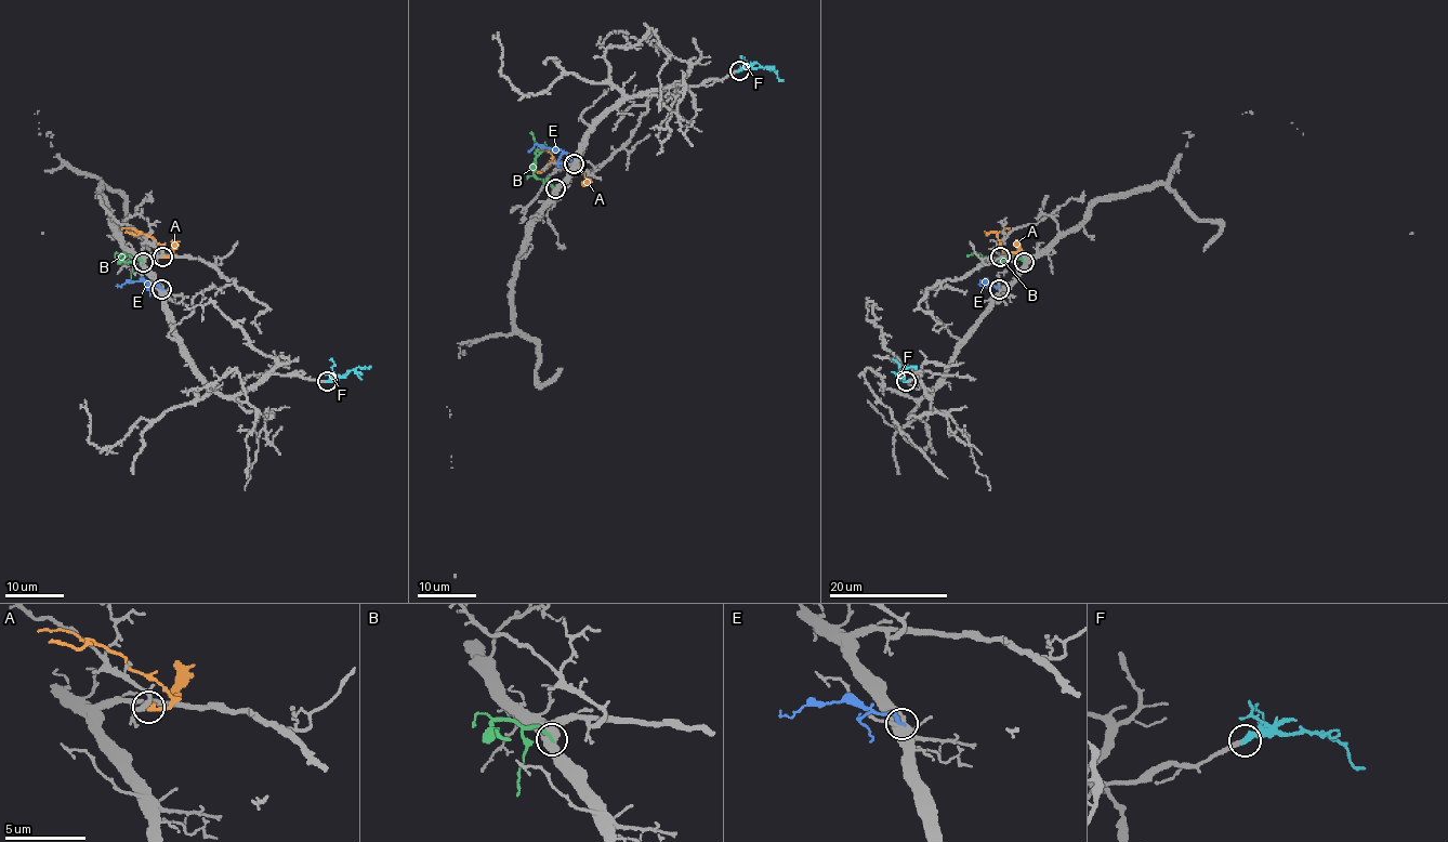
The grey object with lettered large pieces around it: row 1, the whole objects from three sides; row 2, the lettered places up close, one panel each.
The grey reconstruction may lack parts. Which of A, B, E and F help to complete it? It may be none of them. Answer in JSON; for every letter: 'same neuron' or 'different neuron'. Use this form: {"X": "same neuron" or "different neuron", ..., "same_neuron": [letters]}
{"A": "different neuron", "B": "different neuron", "E": "different neuron", "F": "same neuron", "same_neuron": ["F"]}

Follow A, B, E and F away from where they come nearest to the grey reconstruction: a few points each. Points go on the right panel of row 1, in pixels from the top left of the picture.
A: (1001, 255), (996, 233), (1010, 229)
B: (1024, 262), (1008, 255), (990, 261), (978, 253), (966, 255)
E: (999, 289), (985, 281), (979, 284), (987, 286)
F: (906, 380), (903, 370), (917, 366)

